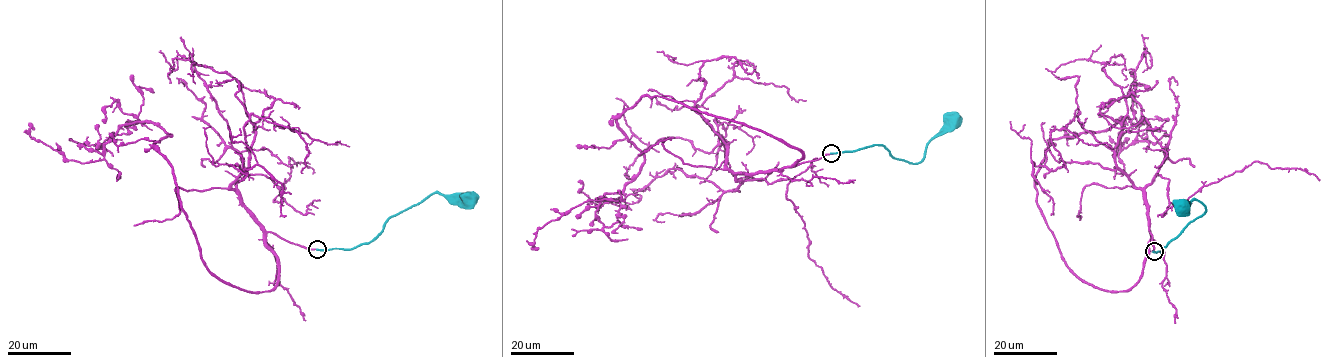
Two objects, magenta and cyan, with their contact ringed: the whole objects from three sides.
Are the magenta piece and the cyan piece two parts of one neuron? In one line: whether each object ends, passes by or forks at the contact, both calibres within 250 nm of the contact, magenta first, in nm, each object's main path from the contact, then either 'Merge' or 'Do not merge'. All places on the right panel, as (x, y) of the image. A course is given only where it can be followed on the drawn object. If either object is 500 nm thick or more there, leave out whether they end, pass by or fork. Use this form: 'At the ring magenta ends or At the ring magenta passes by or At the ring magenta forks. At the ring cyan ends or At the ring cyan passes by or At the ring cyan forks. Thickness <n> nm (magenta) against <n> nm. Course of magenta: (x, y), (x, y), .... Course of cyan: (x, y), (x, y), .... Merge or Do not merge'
At the ring magenta ends. At the ring cyan ends. Thickness 110 nm (magenta) against 280 nm. Course of magenta: (1154, 251), (1150, 232), (1128, 290), (1079, 278), (1035, 187), (1053, 139), (1126, 117), (1112, 157), (1143, 122). Course of cyan: (1154, 251), (1163, 252), (1190, 222), (1206, 211), (1203, 204), (1195, 200), (1189, 202), (1185, 212), (1182, 207). Do not merge

